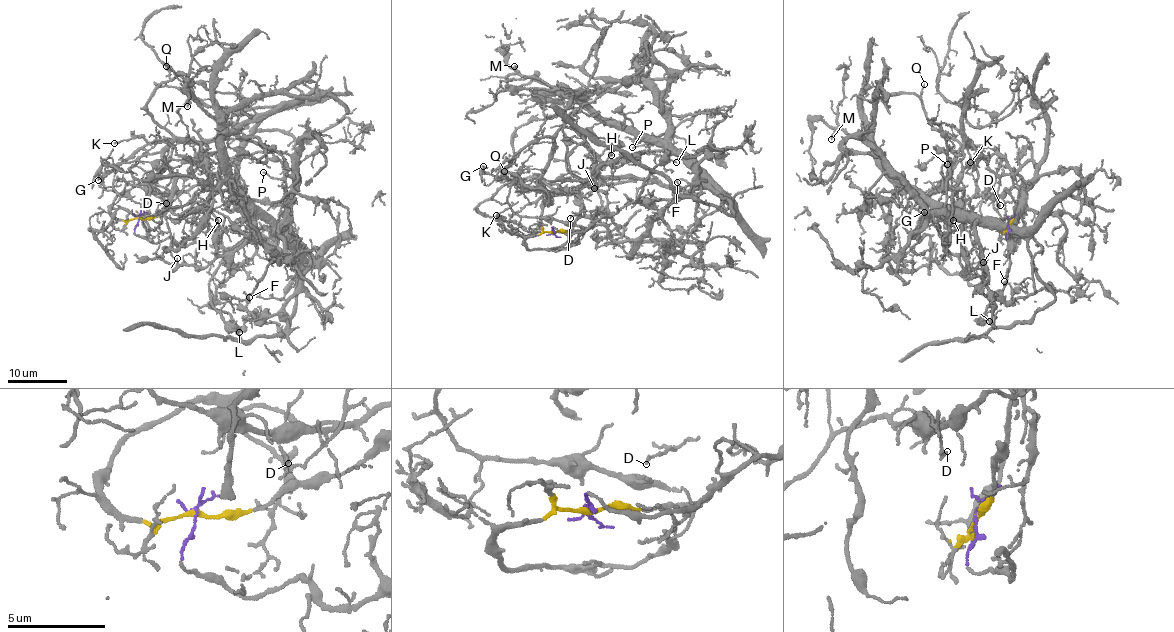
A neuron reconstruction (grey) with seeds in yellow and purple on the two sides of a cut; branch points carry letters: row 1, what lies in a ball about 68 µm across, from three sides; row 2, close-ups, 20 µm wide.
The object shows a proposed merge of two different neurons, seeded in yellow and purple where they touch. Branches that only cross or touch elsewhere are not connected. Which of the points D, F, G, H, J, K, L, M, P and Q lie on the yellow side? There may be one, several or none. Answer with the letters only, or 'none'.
D, G, K, Q

